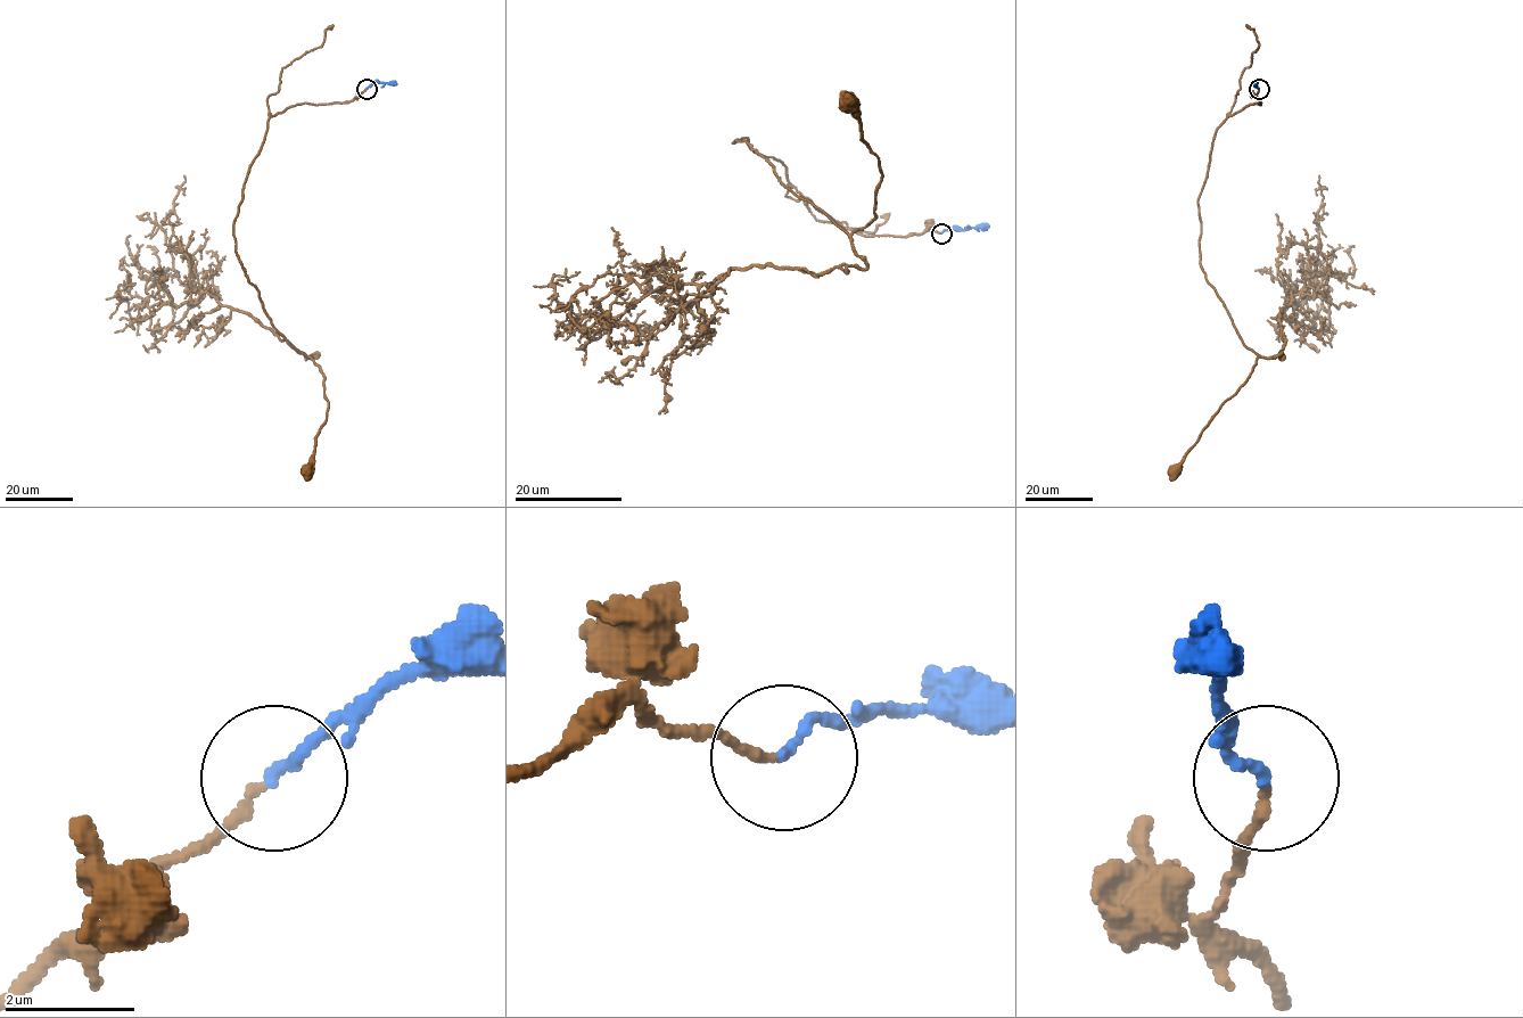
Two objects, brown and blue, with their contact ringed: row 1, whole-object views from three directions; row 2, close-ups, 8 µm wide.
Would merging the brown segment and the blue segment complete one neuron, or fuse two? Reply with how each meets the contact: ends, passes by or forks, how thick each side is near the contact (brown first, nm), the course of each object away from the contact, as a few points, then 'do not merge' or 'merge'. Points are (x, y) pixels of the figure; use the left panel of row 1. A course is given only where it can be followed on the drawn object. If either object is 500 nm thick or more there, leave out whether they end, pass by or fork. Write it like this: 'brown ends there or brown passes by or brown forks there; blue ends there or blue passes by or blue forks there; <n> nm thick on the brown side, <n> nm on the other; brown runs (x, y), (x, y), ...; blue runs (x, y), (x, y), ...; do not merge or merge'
brown ends there; blue ends there; 150 nm thick on the brown side, 160 nm on the other; brown runs (365, 89), (269, 118), (233, 223), (236, 252), (271, 325), (323, 378), (327, 420), (306, 471); blue runs (367, 88), (372, 83), (396, 84); merge

